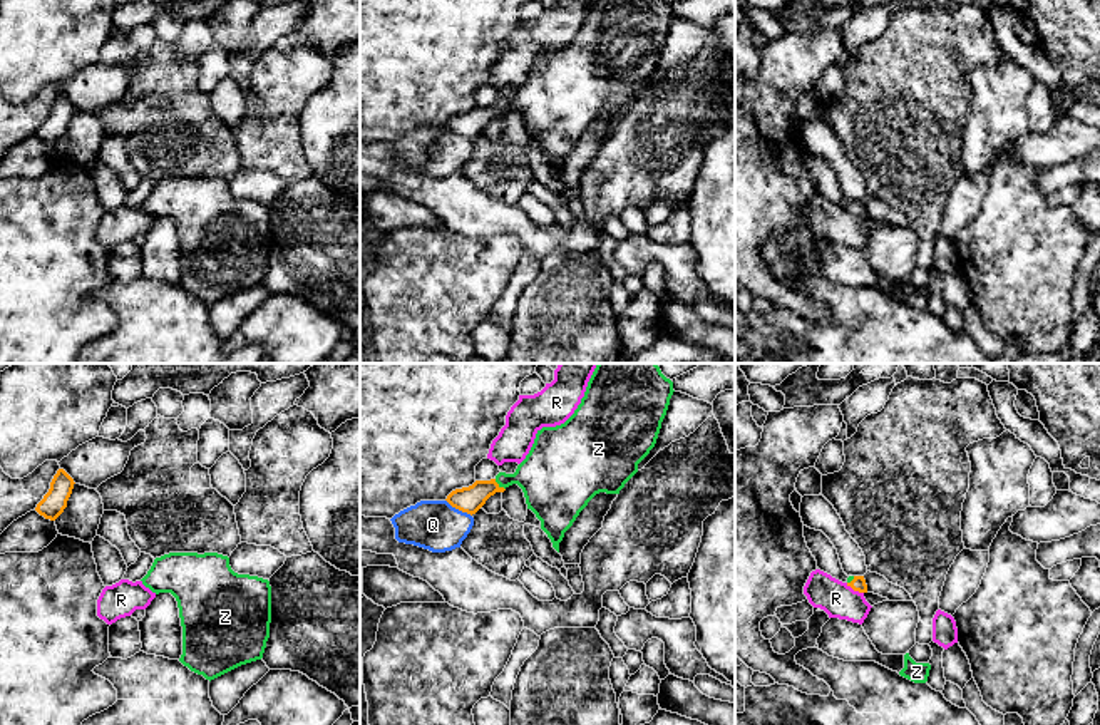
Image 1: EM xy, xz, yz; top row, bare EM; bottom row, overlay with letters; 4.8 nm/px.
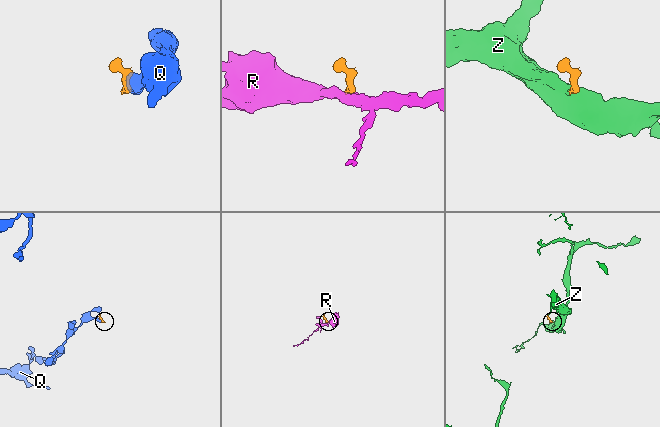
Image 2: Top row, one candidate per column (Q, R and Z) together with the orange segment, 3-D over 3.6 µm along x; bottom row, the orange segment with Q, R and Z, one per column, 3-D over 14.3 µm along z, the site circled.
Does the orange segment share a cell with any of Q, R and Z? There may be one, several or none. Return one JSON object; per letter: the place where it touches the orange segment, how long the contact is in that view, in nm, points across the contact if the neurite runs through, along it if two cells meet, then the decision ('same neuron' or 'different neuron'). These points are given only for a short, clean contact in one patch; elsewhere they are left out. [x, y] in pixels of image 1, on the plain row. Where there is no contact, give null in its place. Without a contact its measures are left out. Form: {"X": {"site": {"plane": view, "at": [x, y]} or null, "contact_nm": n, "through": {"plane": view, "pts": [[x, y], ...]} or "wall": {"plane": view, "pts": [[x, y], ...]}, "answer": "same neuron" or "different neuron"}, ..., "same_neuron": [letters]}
{"Q": {"site": {"plane": "xz", "at": [459, 134]}, "contact_nm": 150, "wall": {"plane": "xz", "pts": [[446, 124], [471, 141]]}, "answer": "different neuron"}, "R": {"site": {"plane": "yz", "at": [854, 215]}, "contact_nm": 100, "wall": {"plane": "yz", "pts": [[846, 208], [863, 218]]}, "answer": "different neuron"}, "Z": {"site": {"plane": "xz", "at": [498, 109]}, "contact_nm": 80, "through": {"plane": "xz", "pts": [[469, 124], [483, 114], [498, 109], [550, 104]]}, "answer": "same neuron"}, "same_neuron": ["Z"]}

